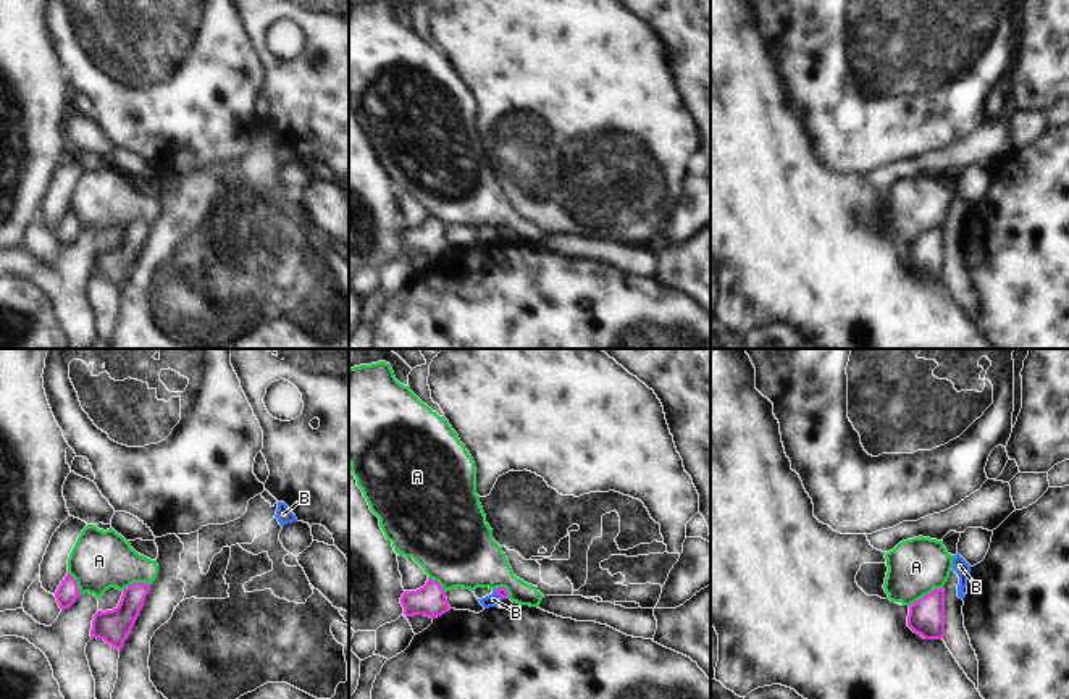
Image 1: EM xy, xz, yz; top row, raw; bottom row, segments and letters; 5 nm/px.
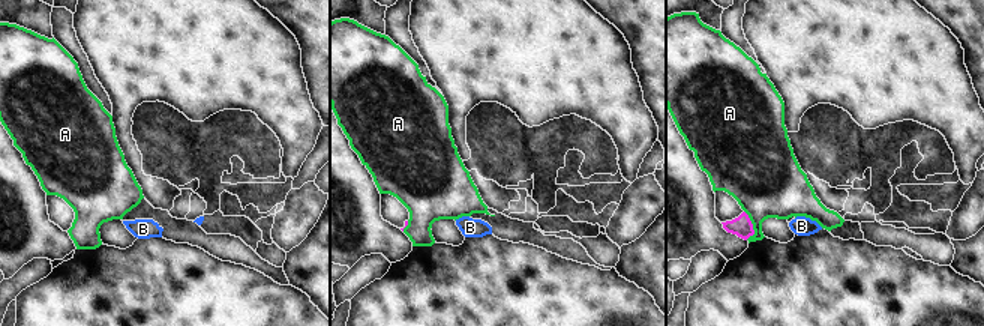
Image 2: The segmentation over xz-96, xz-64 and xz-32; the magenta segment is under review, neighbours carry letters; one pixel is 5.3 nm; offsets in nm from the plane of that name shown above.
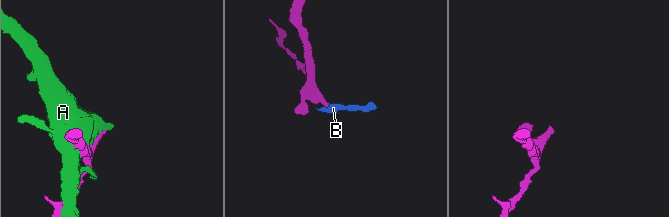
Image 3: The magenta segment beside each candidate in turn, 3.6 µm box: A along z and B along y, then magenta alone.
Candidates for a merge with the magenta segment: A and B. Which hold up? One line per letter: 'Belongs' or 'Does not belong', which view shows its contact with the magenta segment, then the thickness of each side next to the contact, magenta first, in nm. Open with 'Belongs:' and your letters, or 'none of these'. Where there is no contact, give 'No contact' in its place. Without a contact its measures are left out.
Belongs: none of these
A: Does not belong. Touches magenta in yz. Thickness 180 nm (magenta) against 280 nm
B: Does not belong. Touches magenta in xz. Thickness 50 nm (magenta) against 70 nm

